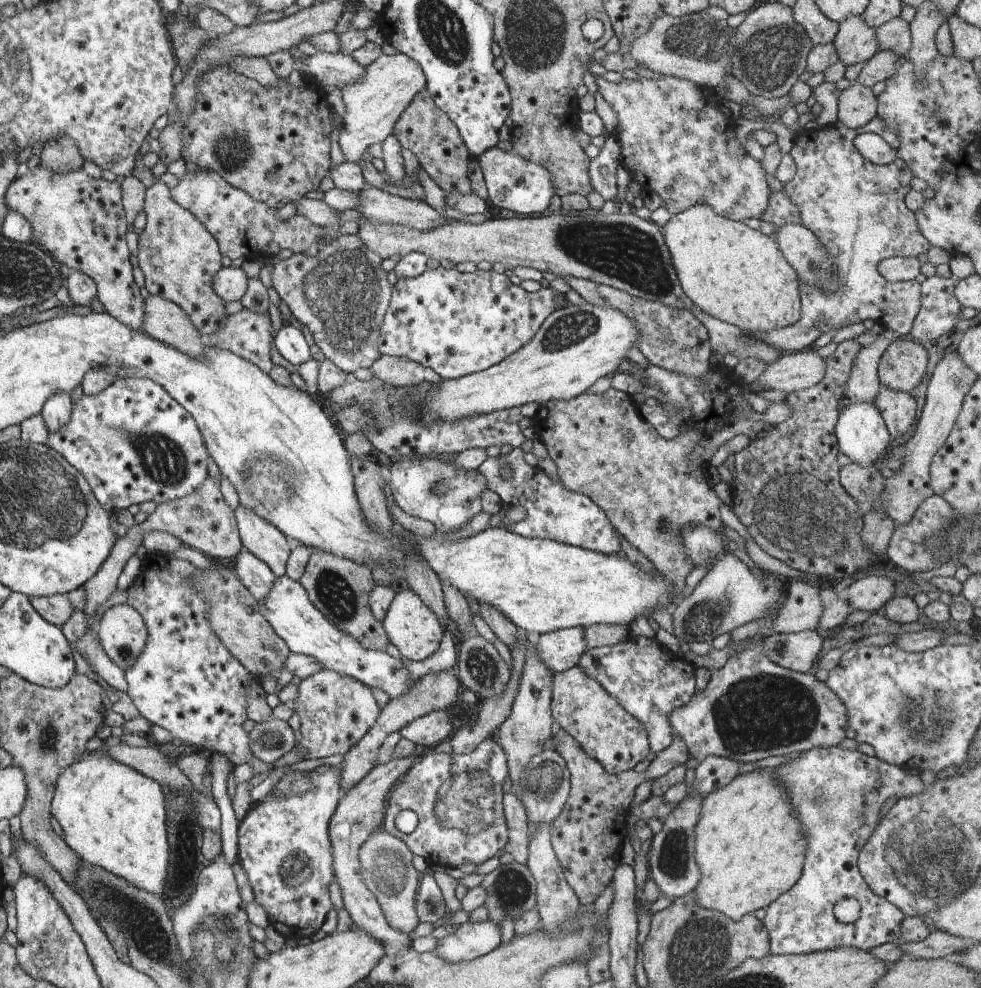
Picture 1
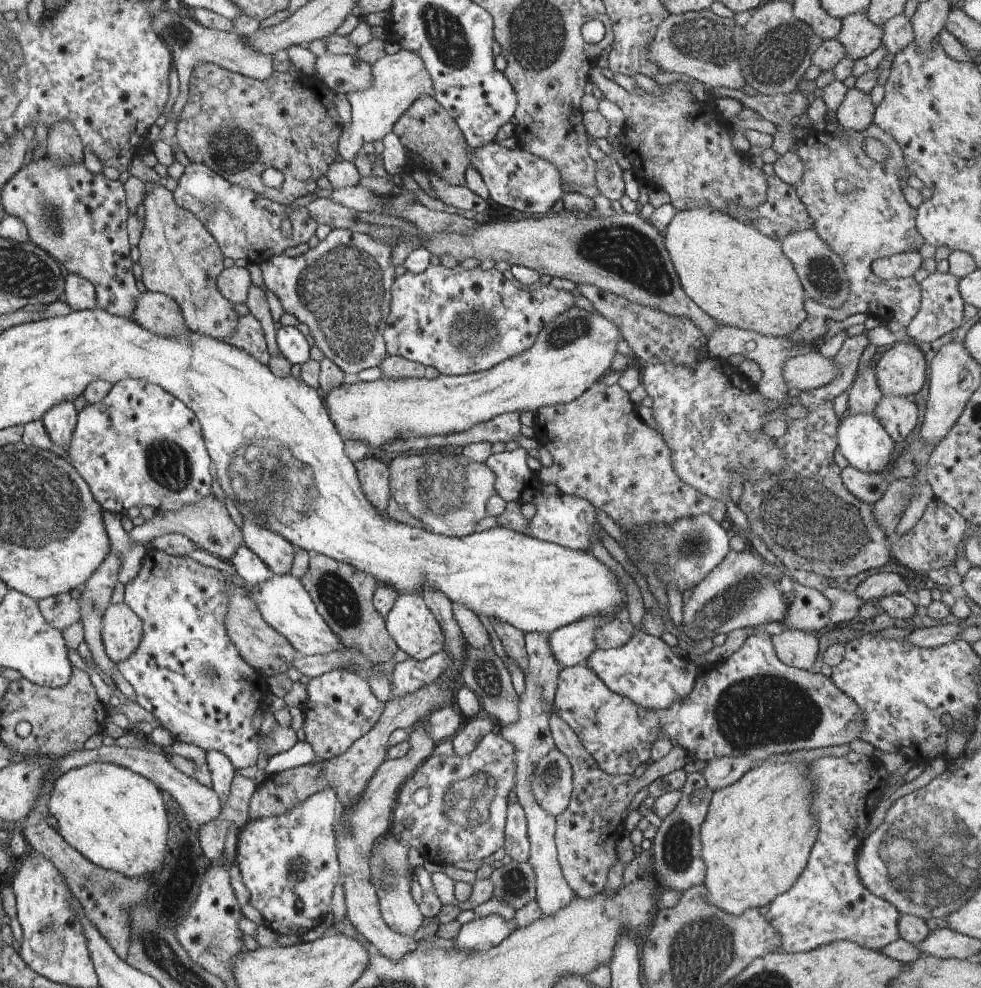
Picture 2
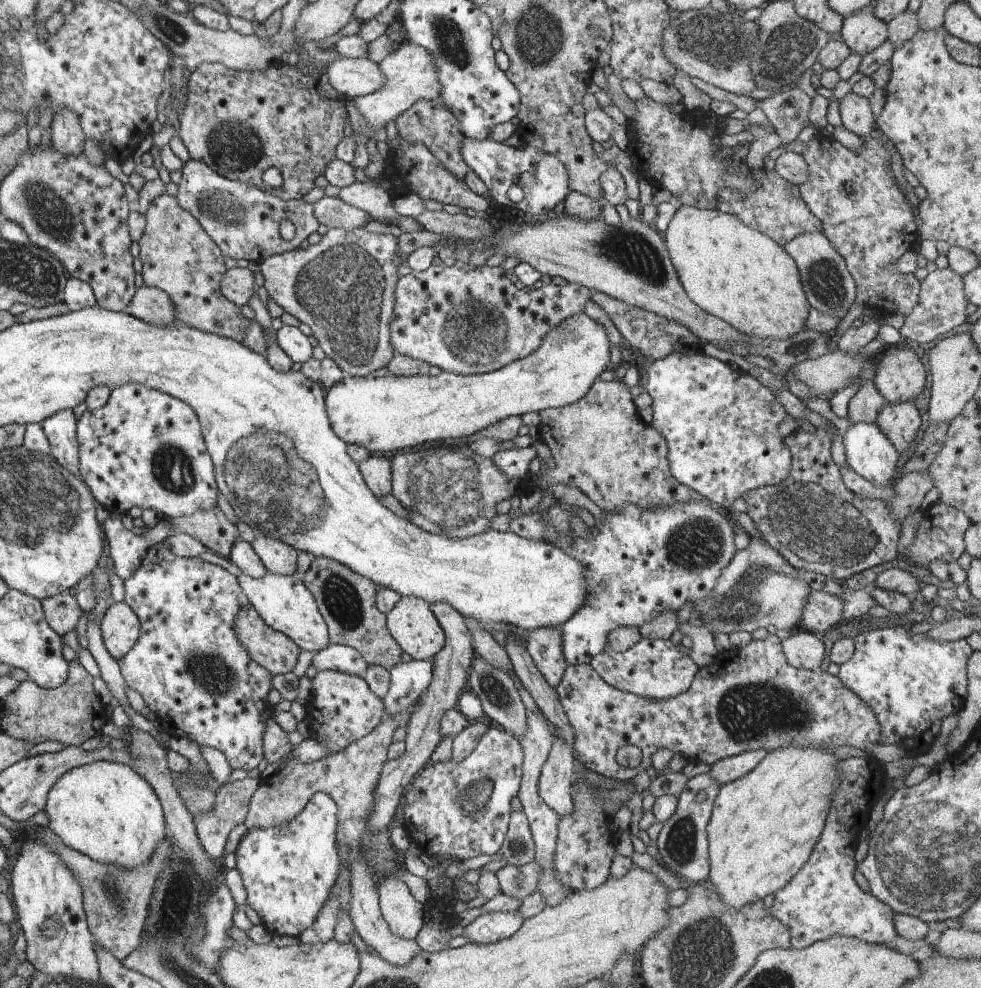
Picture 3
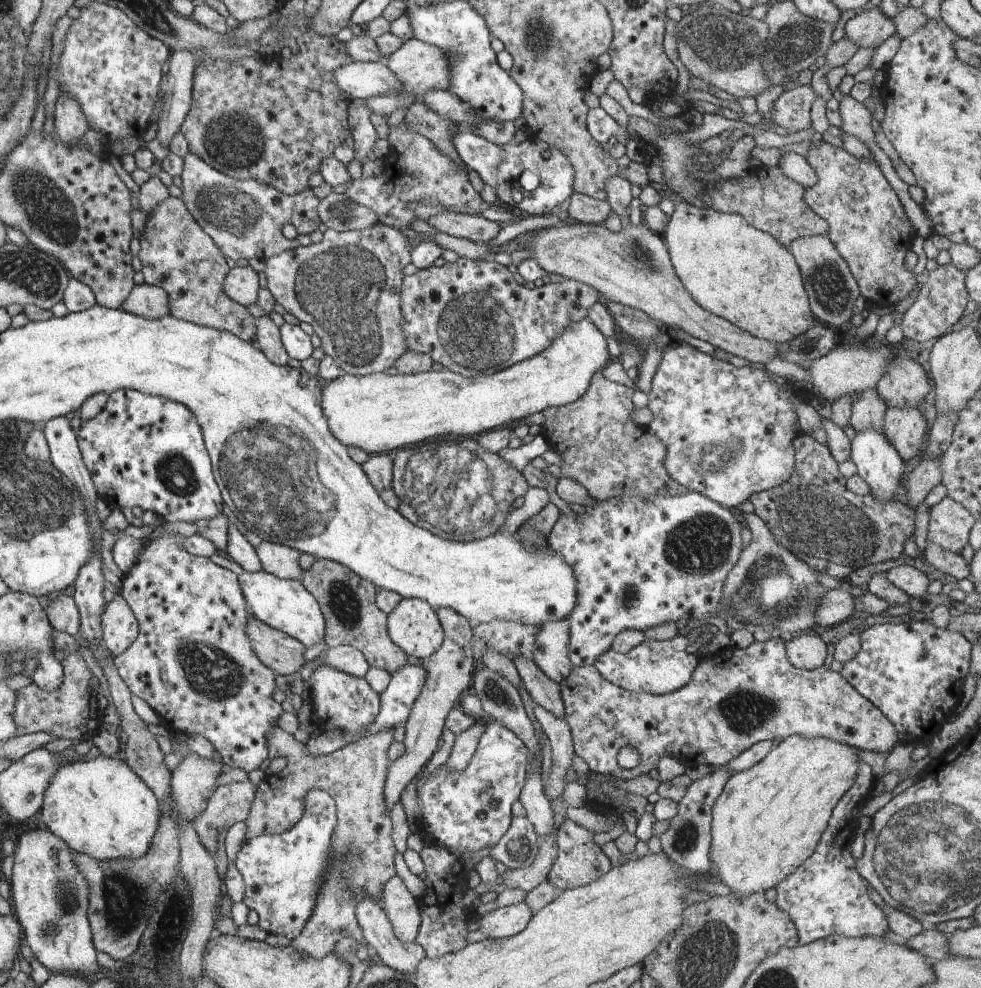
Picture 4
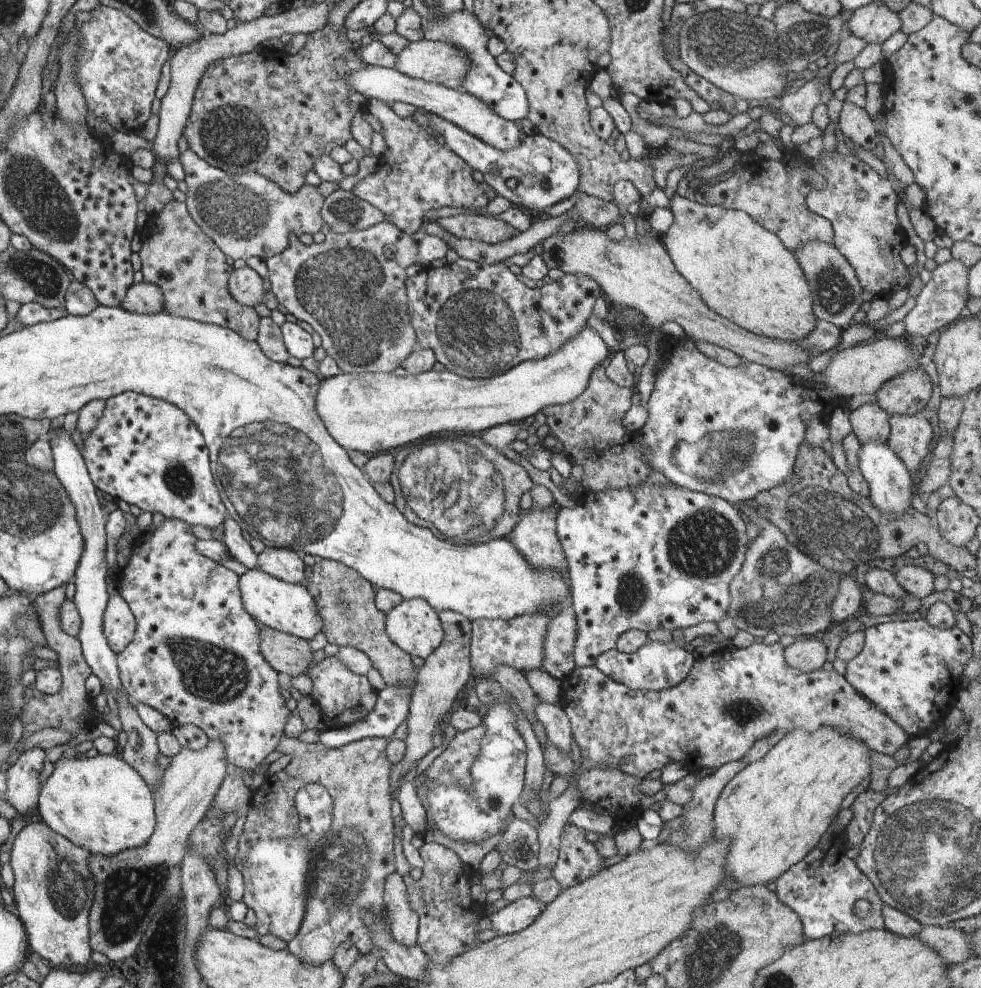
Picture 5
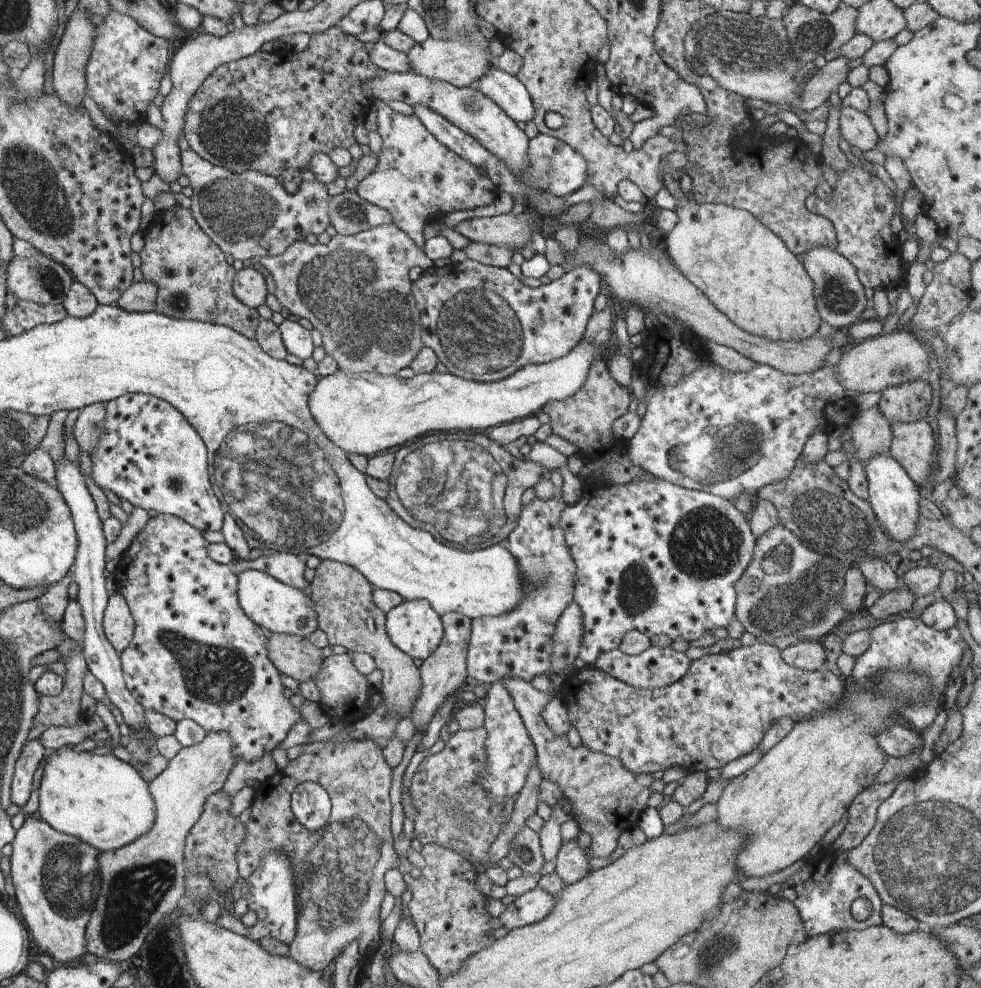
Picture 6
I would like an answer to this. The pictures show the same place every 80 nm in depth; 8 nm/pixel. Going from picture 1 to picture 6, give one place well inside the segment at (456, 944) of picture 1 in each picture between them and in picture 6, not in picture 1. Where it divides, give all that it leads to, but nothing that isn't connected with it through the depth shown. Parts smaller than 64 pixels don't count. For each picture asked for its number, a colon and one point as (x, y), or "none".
2: (482, 933)
3: (491, 927)
4: (506, 921)
5: (518, 915)
6: (529, 908)

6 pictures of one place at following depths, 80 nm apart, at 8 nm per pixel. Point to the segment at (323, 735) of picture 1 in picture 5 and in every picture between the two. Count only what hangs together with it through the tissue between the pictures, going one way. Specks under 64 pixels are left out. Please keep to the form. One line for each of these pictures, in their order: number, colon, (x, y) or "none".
2: (340, 707)
3: (343, 708)
4: (341, 701)
5: (343, 696)

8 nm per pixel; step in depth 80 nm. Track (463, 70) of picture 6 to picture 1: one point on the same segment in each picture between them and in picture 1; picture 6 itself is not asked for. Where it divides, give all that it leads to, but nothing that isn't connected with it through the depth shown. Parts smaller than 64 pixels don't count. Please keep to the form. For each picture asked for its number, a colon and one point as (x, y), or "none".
1: (373, 105)
2: (400, 79)
3: (410, 71)
4: (421, 66)
5: (435, 62)

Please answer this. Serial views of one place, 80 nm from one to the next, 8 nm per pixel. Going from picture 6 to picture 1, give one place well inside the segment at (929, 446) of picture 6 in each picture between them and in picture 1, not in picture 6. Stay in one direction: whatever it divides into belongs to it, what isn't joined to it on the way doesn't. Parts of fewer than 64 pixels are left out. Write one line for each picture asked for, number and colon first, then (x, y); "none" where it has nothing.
1: (898, 409)
2: (898, 415)
3: (899, 422)
4: (905, 429)
5: (910, 437)

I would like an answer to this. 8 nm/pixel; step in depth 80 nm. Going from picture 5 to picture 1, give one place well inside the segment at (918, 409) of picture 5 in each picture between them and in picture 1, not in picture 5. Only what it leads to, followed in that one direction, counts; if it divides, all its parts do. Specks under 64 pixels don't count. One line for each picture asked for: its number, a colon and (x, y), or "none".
1: (902, 366)
2: (901, 371)
3: (901, 376)
4: (906, 384)

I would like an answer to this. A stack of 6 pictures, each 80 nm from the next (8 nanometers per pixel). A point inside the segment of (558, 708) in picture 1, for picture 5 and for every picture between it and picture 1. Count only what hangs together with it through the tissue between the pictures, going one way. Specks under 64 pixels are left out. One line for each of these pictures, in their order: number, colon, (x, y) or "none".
2: (752, 703)
3: (752, 698)
4: (735, 698)
5: (730, 700)

